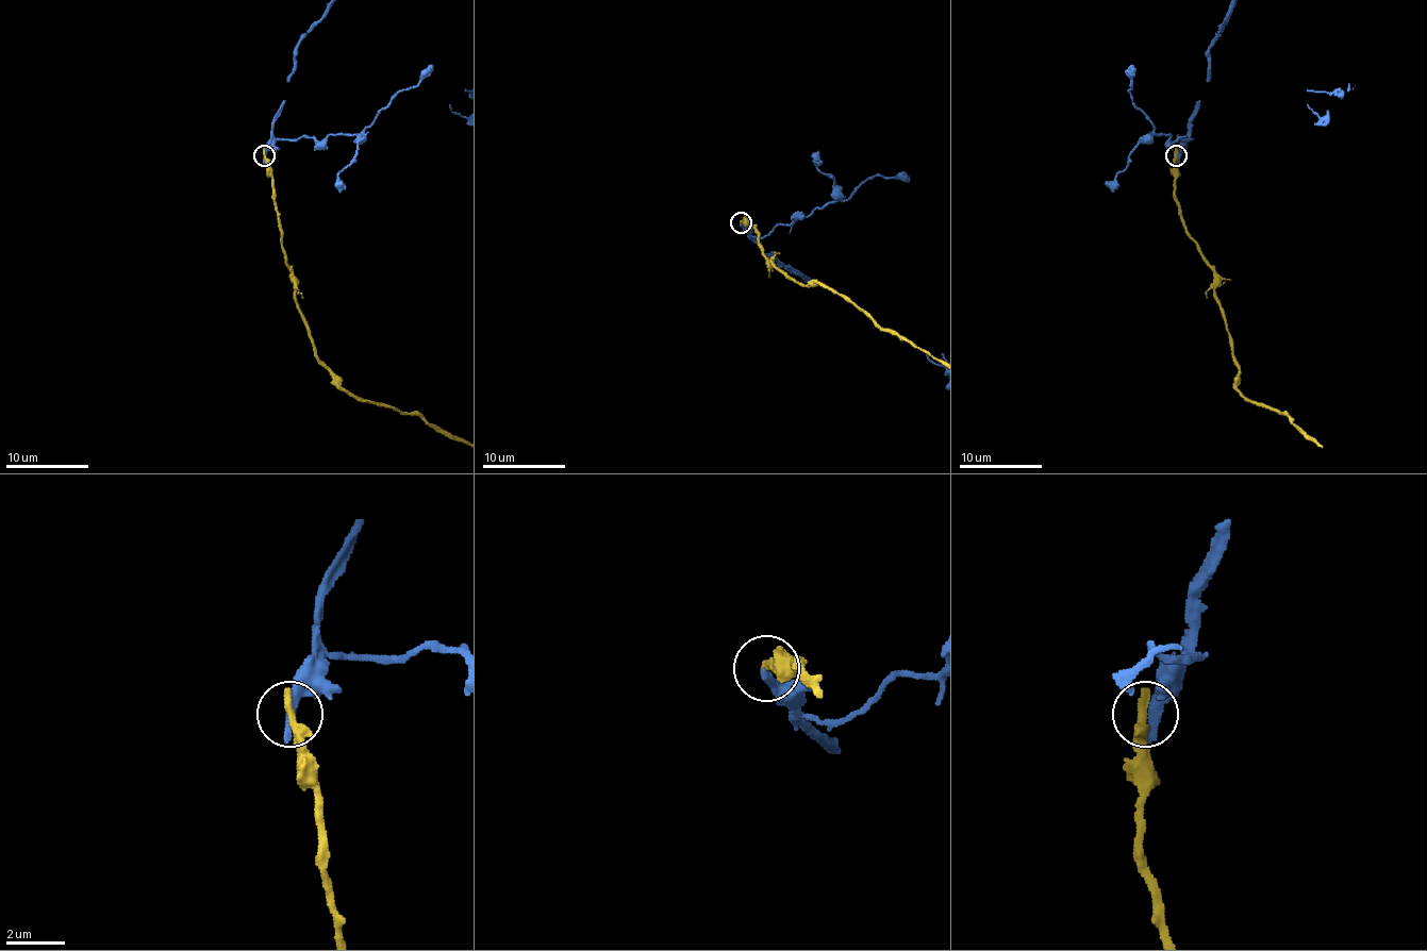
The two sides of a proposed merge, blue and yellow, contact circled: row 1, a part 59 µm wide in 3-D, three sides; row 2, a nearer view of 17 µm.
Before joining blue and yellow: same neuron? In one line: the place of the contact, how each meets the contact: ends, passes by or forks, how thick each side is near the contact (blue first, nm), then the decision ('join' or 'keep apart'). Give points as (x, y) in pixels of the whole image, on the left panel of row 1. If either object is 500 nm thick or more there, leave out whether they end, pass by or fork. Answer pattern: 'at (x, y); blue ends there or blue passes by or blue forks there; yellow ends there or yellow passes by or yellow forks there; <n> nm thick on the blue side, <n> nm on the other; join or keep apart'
at (264, 155); blue ends there; yellow ends there; 400 nm thick on the blue side, 400 nm on the other; keep apart

